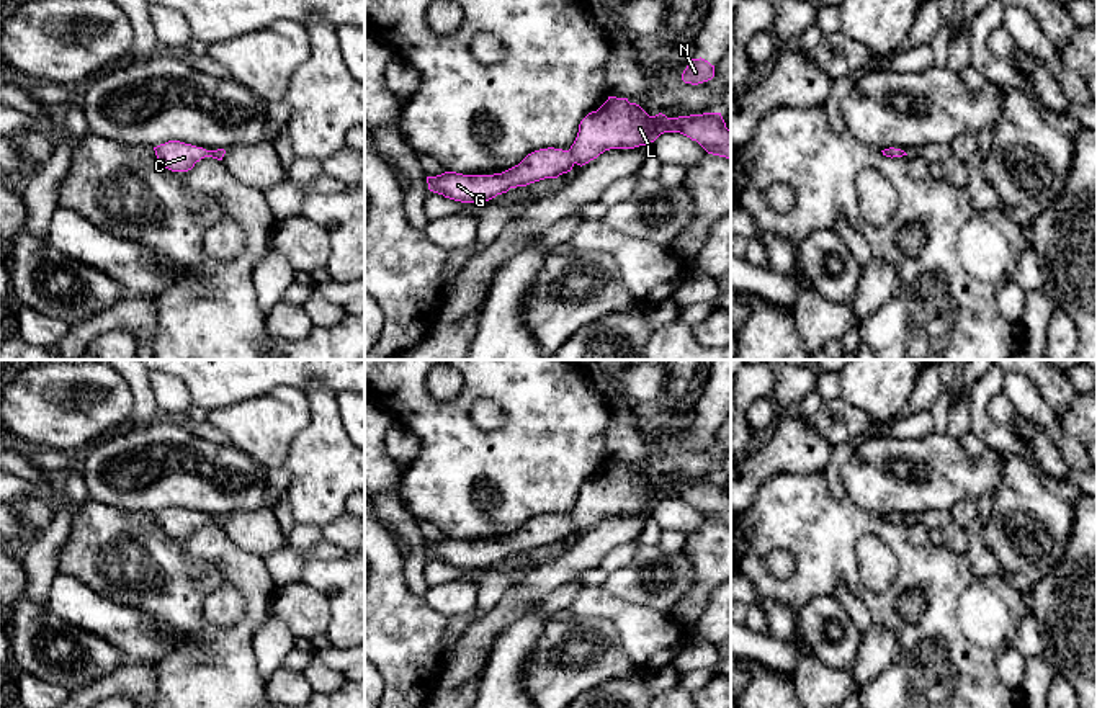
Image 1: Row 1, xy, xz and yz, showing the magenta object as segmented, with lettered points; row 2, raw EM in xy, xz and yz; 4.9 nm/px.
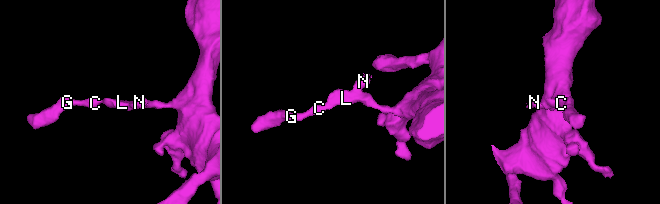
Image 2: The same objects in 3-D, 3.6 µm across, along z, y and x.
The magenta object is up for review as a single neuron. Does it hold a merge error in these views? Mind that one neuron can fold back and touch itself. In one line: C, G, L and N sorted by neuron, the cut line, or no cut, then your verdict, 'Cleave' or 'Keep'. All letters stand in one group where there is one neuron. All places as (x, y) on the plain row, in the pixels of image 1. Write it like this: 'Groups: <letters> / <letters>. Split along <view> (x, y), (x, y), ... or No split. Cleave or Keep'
Groups: C G L N. No split. Keep

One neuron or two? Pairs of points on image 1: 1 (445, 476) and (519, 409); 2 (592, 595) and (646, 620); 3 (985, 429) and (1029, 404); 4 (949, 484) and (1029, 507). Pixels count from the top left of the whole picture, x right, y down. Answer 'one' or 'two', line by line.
1: one
2: one
3: two
4: two

